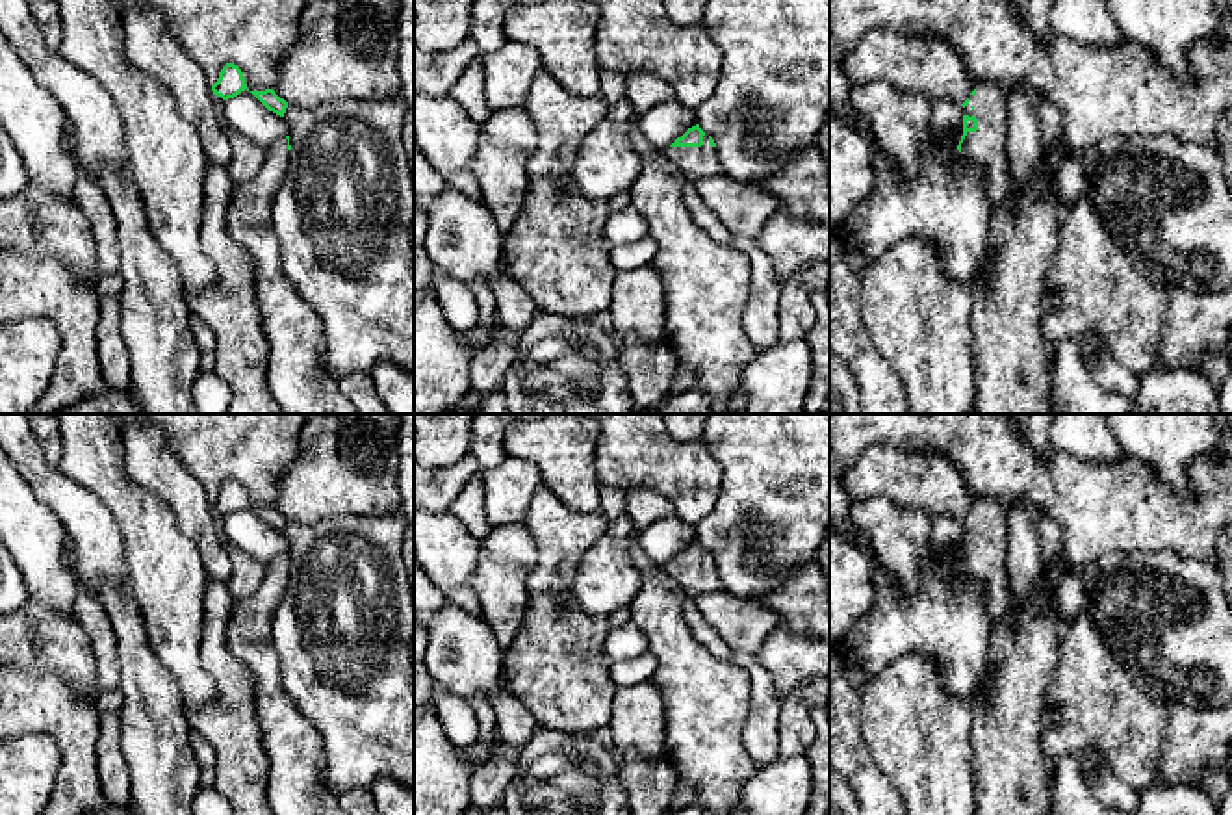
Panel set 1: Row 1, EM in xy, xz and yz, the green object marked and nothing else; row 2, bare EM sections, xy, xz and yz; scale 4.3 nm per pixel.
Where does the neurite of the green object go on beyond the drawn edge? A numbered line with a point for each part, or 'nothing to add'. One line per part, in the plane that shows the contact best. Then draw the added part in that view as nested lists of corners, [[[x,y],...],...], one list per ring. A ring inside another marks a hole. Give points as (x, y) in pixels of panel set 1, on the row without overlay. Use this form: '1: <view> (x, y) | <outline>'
1: xz (694, 578) | [[[709,550],[703,551],[701,563],[666,563],[662,568],[692,600],[703,592],[722,590],[722,579],[716,563],[709,561]]]

